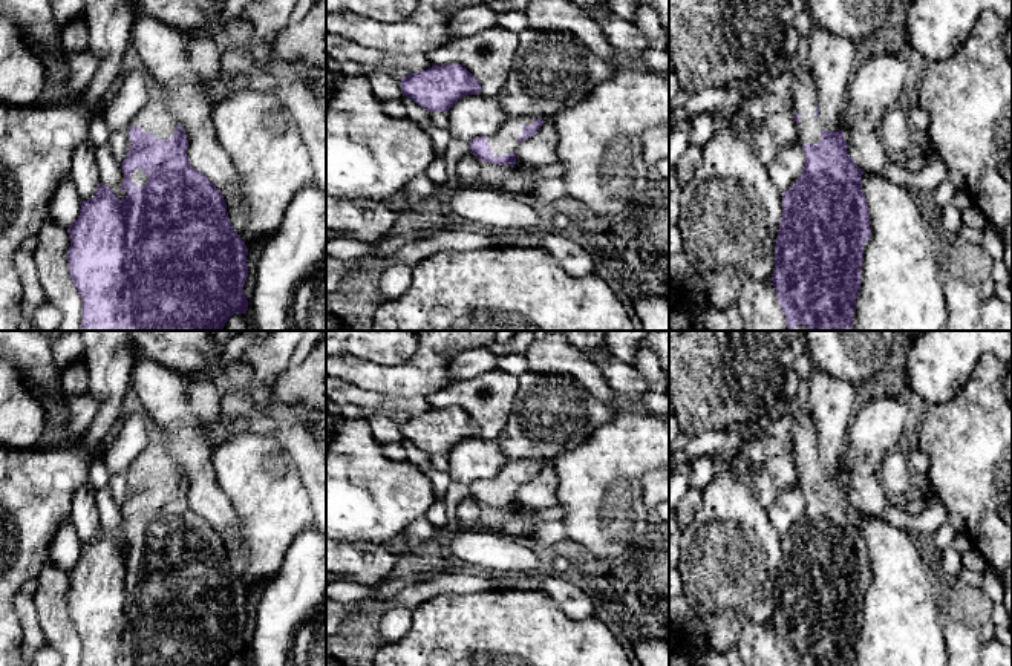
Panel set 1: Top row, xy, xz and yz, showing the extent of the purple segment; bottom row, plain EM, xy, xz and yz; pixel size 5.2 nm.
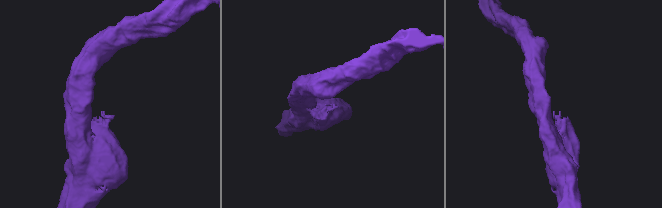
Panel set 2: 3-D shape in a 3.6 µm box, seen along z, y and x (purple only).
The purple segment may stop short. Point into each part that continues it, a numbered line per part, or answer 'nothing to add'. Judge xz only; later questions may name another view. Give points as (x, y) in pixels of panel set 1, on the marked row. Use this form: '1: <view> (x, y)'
1: xz (504, 141)

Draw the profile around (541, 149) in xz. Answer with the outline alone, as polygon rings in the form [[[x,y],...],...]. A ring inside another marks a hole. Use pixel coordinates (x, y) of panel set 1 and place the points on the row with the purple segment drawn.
[[[544,119],[534,136],[516,147],[516,162],[539,167],[557,162],[557,133],[550,119]]]

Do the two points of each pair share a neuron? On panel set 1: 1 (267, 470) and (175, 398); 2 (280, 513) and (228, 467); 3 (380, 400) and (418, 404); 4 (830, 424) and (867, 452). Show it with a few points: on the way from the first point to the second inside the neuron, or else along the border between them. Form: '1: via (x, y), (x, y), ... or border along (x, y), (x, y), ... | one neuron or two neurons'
1: border along (215, 447), (212, 467), (219, 483) | two neurons
2: via (268, 501), (241, 473) | one neuron
3: via (389, 404), (409, 404) | one neuron
4: border along (856, 414), (848, 432), (844, 470) | two neurons

